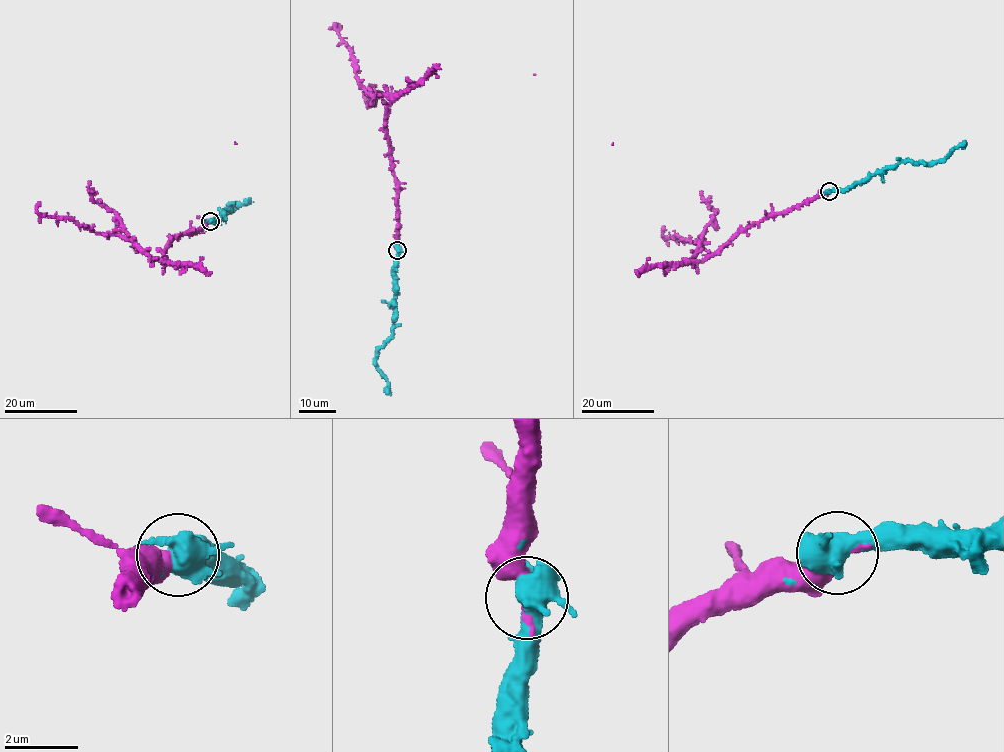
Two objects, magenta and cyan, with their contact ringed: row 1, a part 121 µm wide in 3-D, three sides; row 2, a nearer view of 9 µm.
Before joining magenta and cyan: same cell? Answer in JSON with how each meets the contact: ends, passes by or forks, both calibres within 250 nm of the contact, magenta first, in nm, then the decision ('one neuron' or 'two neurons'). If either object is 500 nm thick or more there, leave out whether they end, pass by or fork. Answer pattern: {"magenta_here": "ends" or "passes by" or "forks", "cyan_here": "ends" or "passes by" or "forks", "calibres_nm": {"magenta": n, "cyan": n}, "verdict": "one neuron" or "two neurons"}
{"magenta_here": "ends", "cyan_here": "forks", "calibres_nm": {"magenta": 320, "cyan": 480}, "verdict": "one neuron"}

